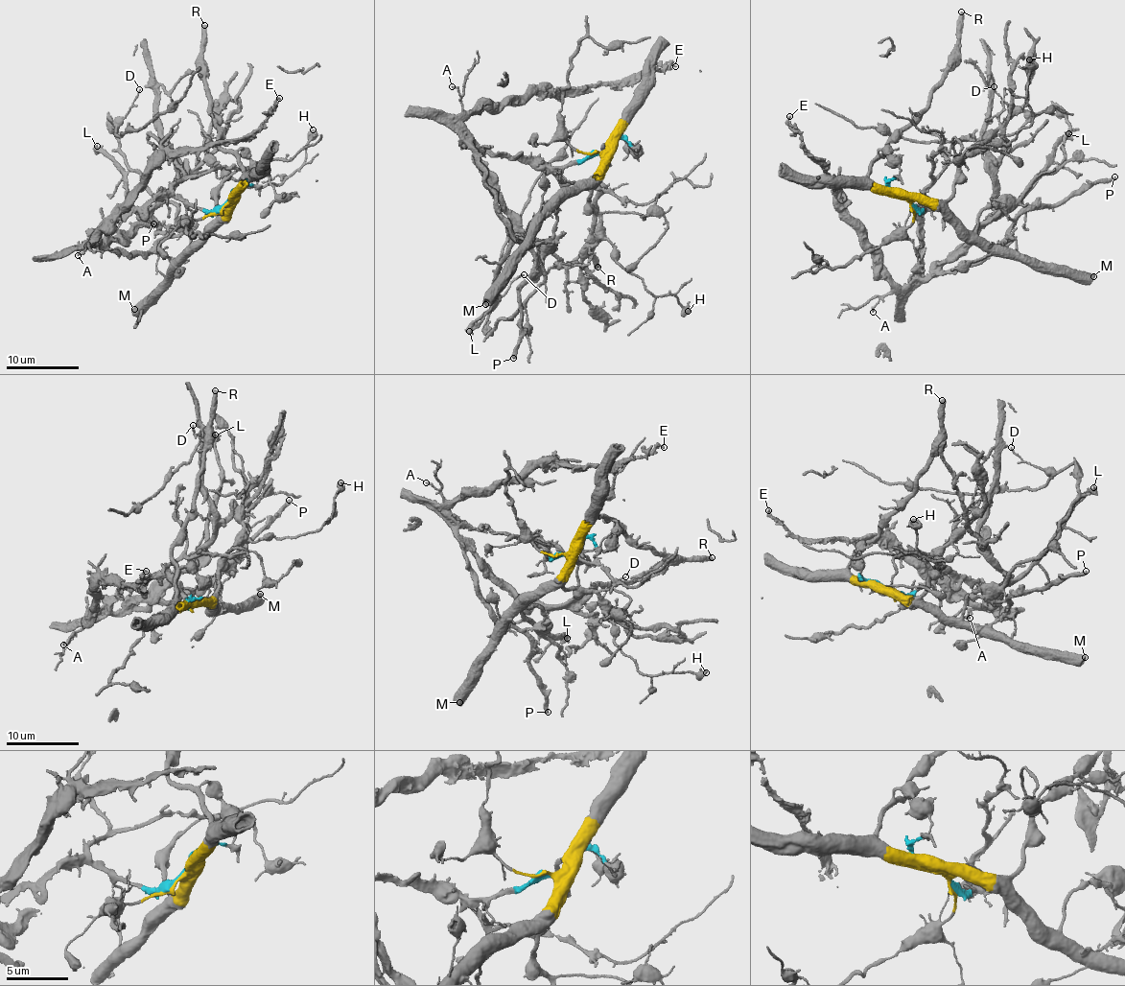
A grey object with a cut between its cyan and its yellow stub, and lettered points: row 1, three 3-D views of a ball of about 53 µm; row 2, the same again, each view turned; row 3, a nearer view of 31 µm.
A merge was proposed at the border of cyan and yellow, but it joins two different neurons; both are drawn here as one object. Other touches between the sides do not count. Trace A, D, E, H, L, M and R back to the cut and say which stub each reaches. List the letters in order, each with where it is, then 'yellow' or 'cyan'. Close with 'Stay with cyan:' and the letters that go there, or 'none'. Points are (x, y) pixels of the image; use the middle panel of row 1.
A: place (452, 86); cyan
D: place (524, 274); yellow
E: place (675, 66); cyan
H: place (688, 311); yellow
L: place (469, 331); cyan
M: place (485, 304); yellow
R: place (597, 267); yellow
Stay with cyan: A, E, L

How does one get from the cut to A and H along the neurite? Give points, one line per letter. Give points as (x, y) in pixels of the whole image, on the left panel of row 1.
A: (230, 198), (209, 211), (192, 207), (174, 197), (155, 198), (112, 219), (78, 254)
H: (230, 199), (228, 211), (222, 214), (218, 185), (223, 177), (264, 187), (286, 178), (304, 163), (314, 129)

